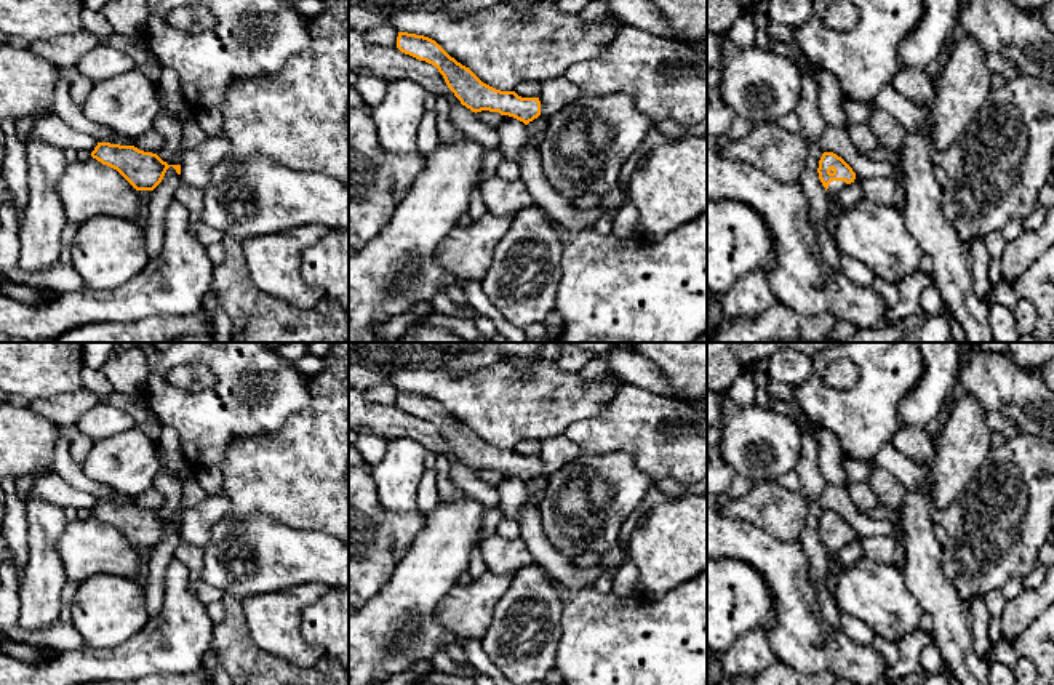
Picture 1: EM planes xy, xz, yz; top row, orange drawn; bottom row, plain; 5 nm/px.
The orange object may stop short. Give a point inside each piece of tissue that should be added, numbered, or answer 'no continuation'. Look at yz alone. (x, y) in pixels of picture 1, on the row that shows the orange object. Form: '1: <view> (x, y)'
1: yz (835, 188)

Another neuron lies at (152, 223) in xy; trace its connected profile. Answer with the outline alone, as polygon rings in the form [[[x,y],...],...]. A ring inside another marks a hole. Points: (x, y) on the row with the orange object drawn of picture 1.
[[[170,166],[162,182],[150,190],[149,203],[141,226],[144,229],[149,259],[158,258],[165,243],[165,216],[179,187],[179,174]]]

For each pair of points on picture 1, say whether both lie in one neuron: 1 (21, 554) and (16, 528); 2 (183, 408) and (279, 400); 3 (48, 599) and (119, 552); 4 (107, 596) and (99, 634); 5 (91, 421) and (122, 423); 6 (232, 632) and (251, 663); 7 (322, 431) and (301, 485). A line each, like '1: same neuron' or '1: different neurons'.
1: same neuron
2: same neuron
3: different neurons
4: same neuron
5: same neuron
6: same neuron
7: same neuron

